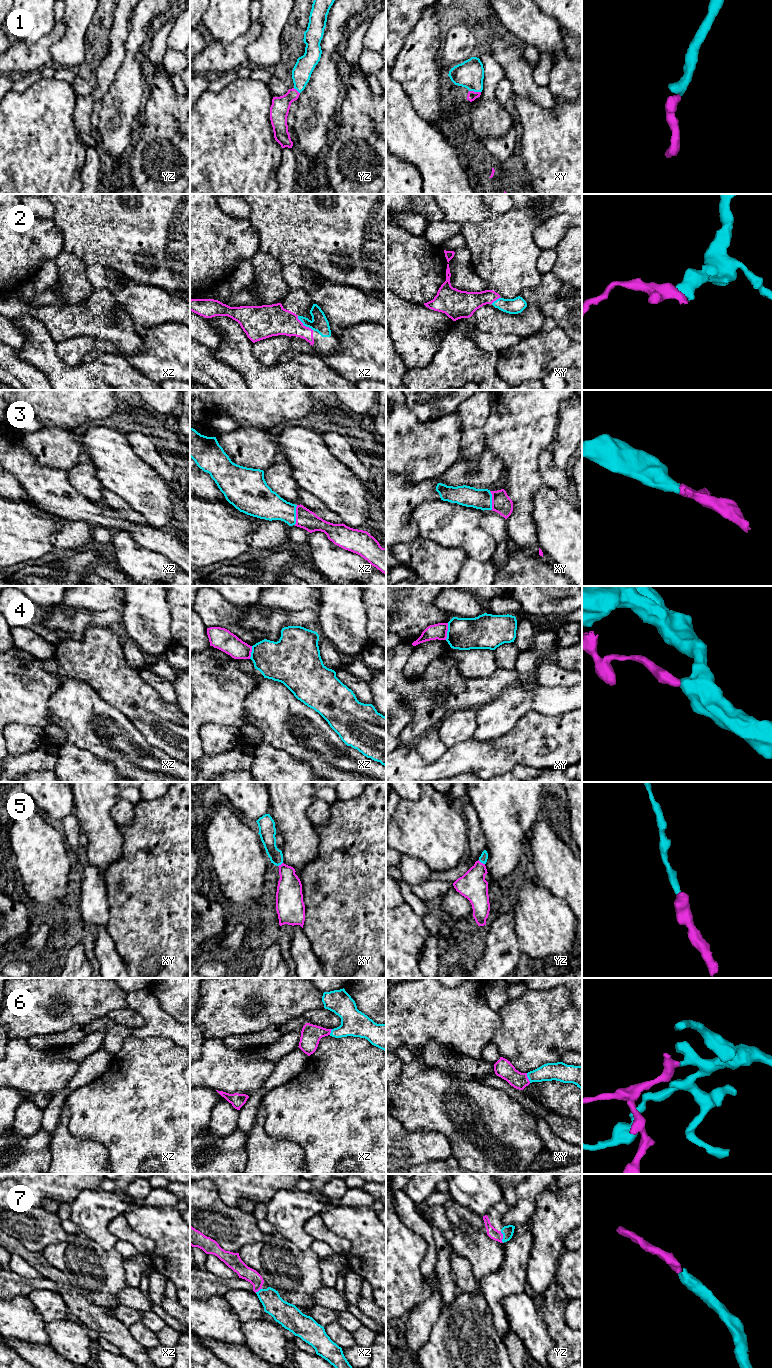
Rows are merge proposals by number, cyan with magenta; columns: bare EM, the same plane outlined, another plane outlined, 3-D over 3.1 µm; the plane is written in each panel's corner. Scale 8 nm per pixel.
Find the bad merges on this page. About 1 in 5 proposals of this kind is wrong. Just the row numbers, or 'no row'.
4

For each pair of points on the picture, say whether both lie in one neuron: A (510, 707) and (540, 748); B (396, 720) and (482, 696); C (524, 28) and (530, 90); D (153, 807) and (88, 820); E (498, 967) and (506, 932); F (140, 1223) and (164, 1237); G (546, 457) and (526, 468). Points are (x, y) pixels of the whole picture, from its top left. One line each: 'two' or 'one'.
A: two
B: two
C: two
D: two
E: one
F: one
G: two

